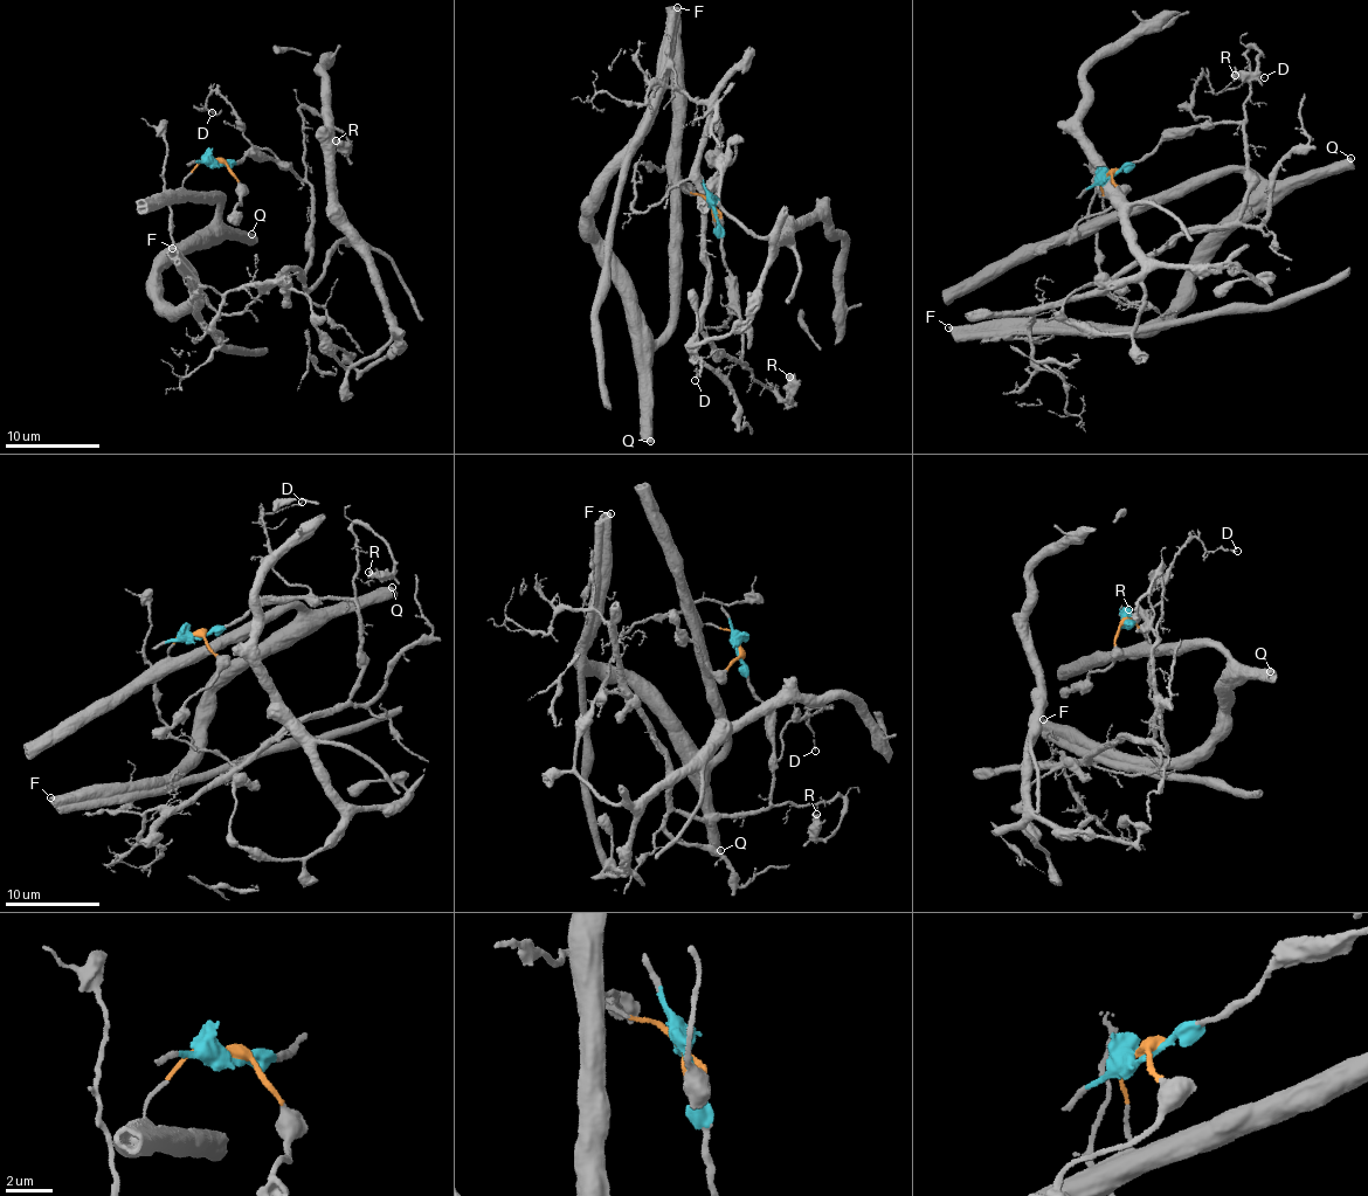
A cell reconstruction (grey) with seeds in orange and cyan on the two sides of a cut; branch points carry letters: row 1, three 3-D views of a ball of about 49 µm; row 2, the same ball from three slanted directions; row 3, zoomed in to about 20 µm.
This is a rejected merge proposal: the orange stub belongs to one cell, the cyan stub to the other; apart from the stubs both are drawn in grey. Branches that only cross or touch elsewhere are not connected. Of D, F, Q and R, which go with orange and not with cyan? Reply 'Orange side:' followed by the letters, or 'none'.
Orange side: F, Q

